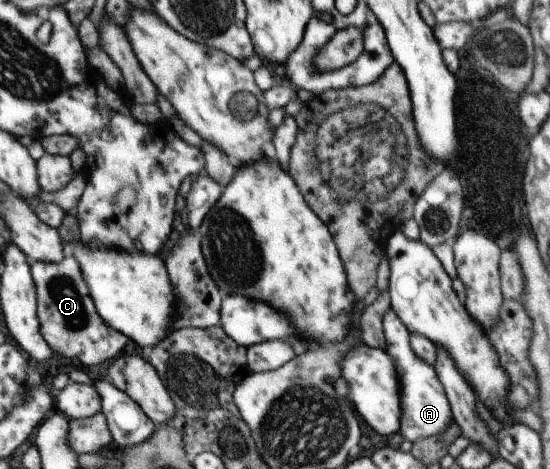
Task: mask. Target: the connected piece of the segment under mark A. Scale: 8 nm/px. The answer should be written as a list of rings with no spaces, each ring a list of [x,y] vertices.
[[[389,309],[383,316],[382,327],[388,341],[388,347],[385,350],[396,360],[402,380],[404,417],[402,418],[401,435],[411,443],[417,443],[422,439],[436,438],[437,435],[444,434],[452,426],[455,417],[452,403],[448,399],[448,393],[436,369],[432,364],[425,363],[425,360],[413,351],[411,333],[393,309]]]

